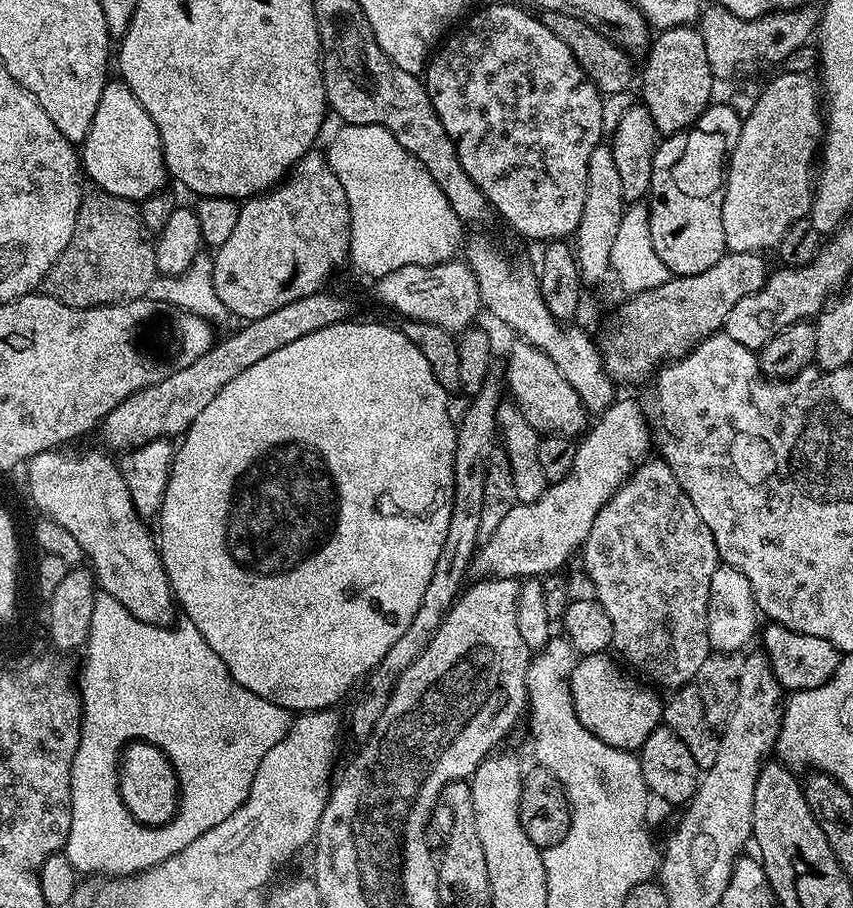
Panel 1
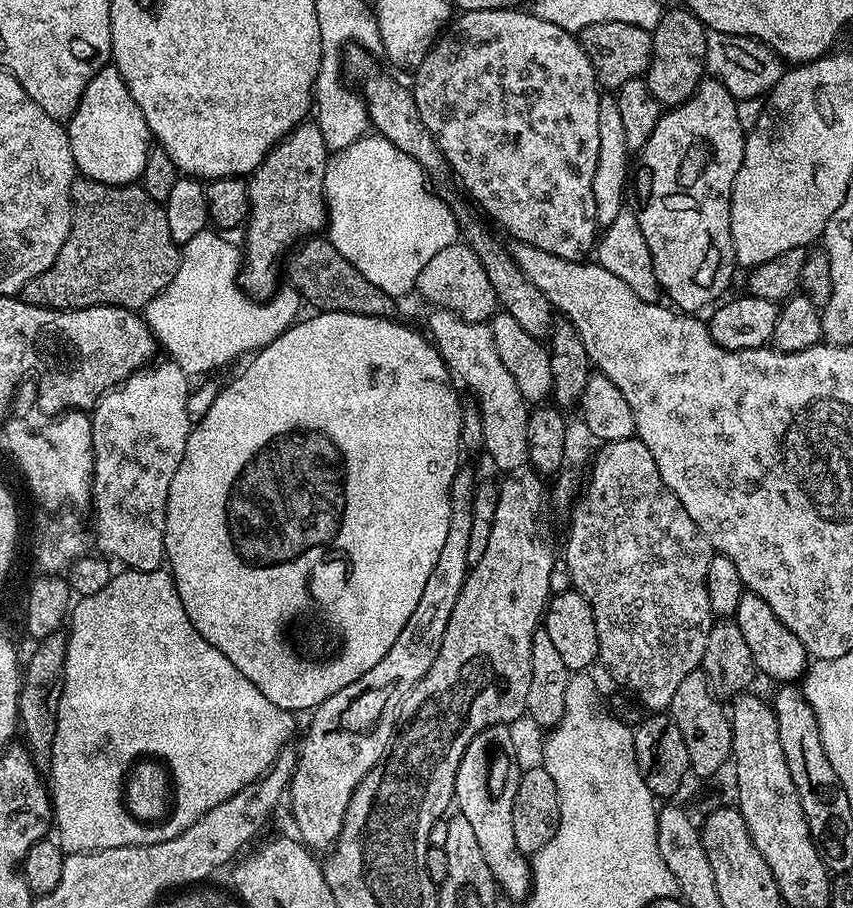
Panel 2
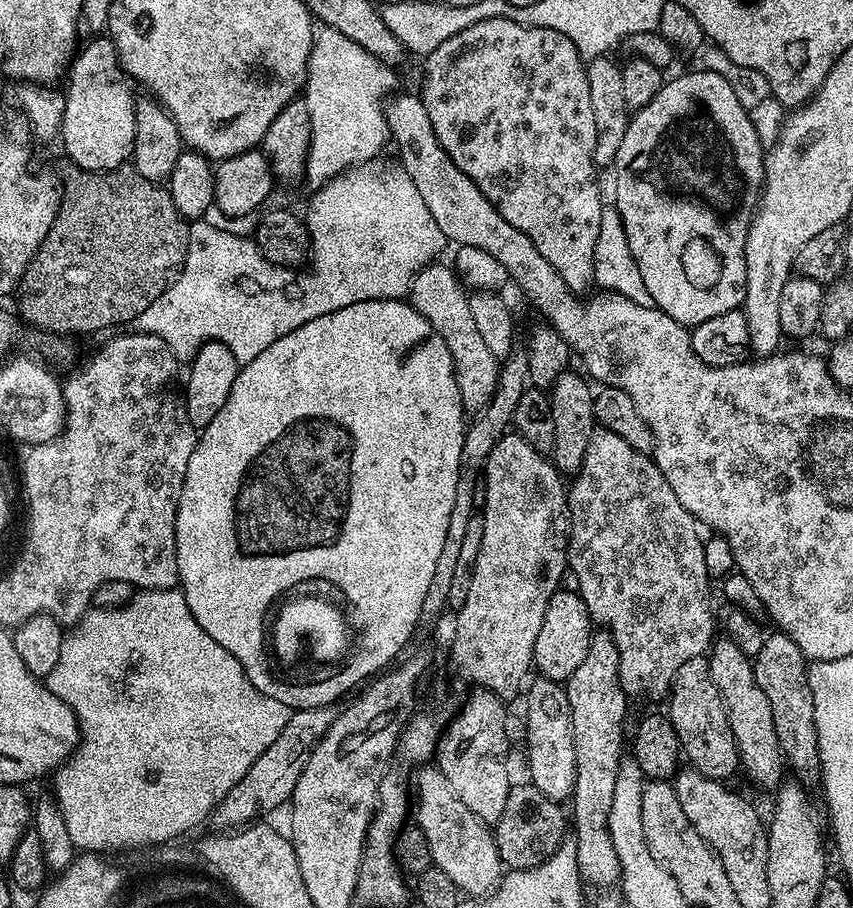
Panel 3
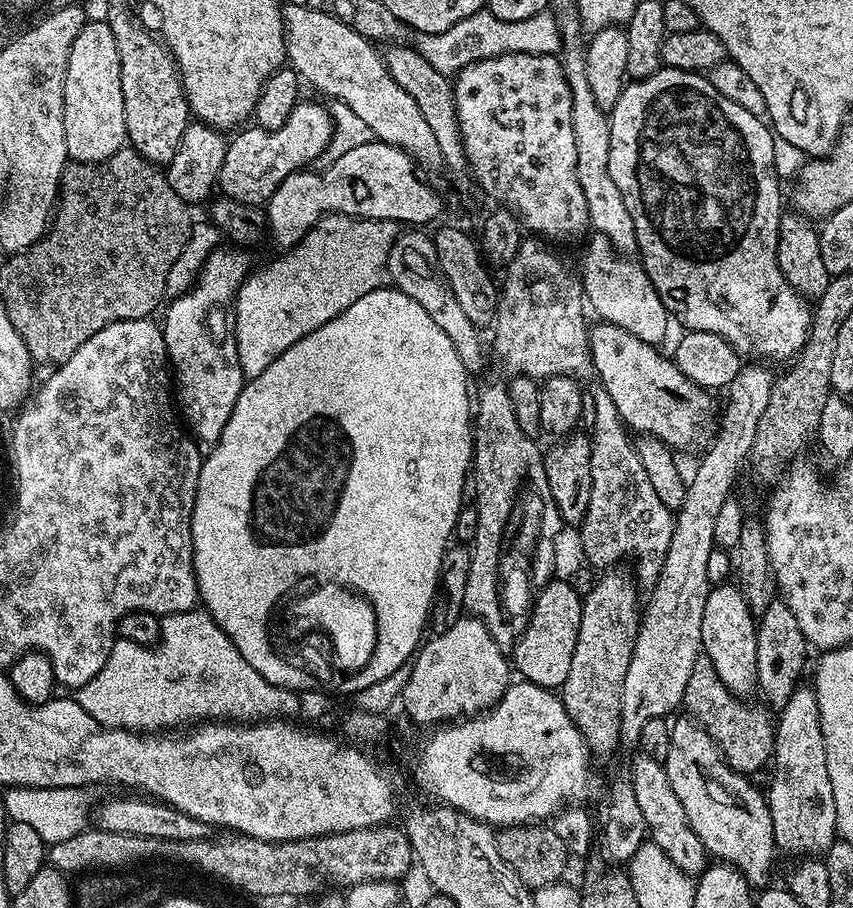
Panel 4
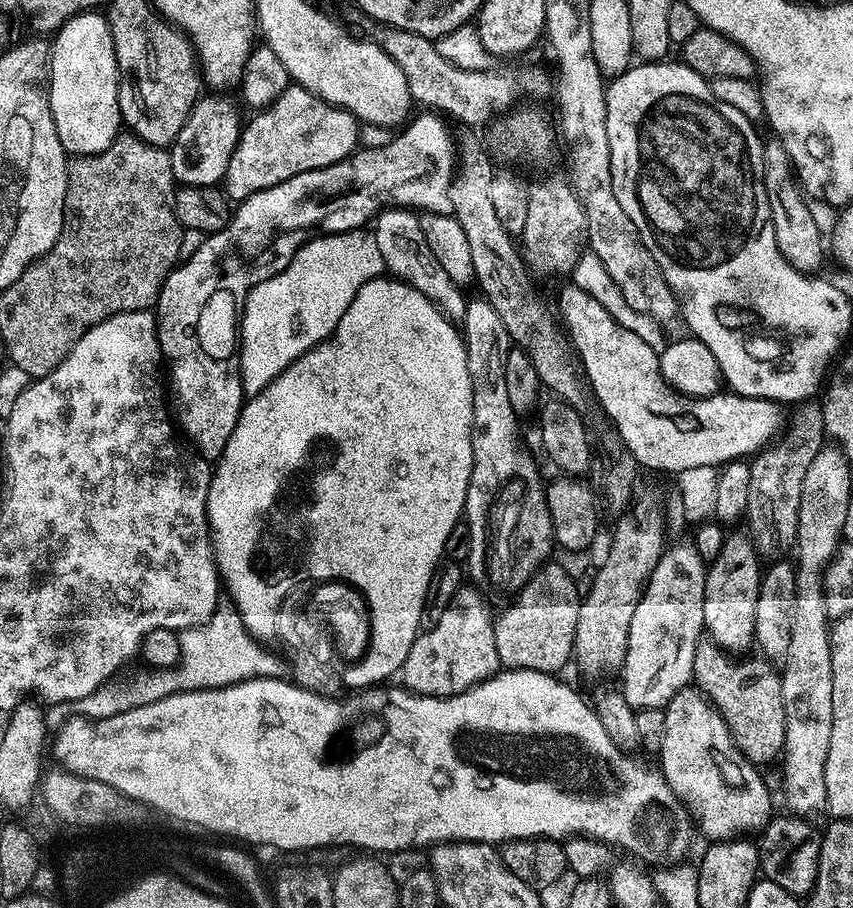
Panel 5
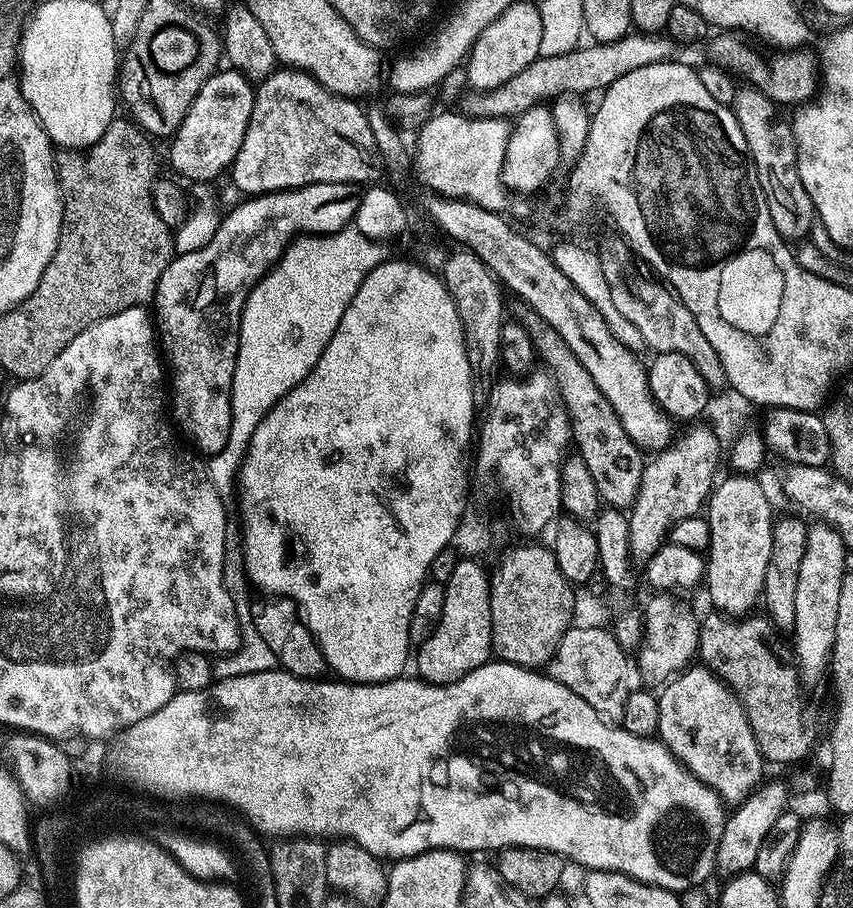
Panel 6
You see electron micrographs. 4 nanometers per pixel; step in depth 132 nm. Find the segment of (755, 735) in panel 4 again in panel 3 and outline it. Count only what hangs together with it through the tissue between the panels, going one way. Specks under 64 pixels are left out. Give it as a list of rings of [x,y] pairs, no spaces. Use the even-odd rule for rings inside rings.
[[[707,655],[690,658],[687,662],[682,662],[682,666],[678,666],[666,703],[666,715],[680,739],[683,759],[706,778],[731,781],[731,776],[740,768],[740,747],[736,745],[736,739],[730,730],[718,686],[714,686],[714,678],[710,678]]]

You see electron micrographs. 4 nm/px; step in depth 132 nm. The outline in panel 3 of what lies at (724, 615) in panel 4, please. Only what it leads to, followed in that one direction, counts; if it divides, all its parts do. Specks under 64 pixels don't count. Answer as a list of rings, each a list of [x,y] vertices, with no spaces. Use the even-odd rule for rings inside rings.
[[[727,638],[717,639],[711,645],[707,657],[710,678],[714,678],[714,686],[718,686],[718,694],[724,700],[724,709],[730,722],[730,730],[734,734],[736,745],[740,747],[742,772],[754,783],[769,790],[775,789],[785,779],[786,761],[778,742],[778,734],[774,731],[774,714],[770,714],[770,702],[766,702],[766,694],[762,694],[758,678],[754,678],[753,661],[746,654],[742,654],[742,650],[738,650],[733,640]]]

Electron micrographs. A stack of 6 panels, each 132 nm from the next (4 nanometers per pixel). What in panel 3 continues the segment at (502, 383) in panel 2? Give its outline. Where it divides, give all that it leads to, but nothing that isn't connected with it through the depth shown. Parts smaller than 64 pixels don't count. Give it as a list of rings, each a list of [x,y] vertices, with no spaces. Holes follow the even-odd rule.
[[[433,262],[417,272],[412,289],[407,299],[412,307],[438,330],[438,338],[446,342],[446,350],[450,350],[450,358],[454,366],[454,378],[458,382],[458,394],[462,398],[465,409],[475,414],[484,405],[492,401],[496,392],[498,378],[502,367],[501,361],[492,353],[490,346],[482,339],[470,311],[469,293],[459,276],[451,267],[441,262]]]

